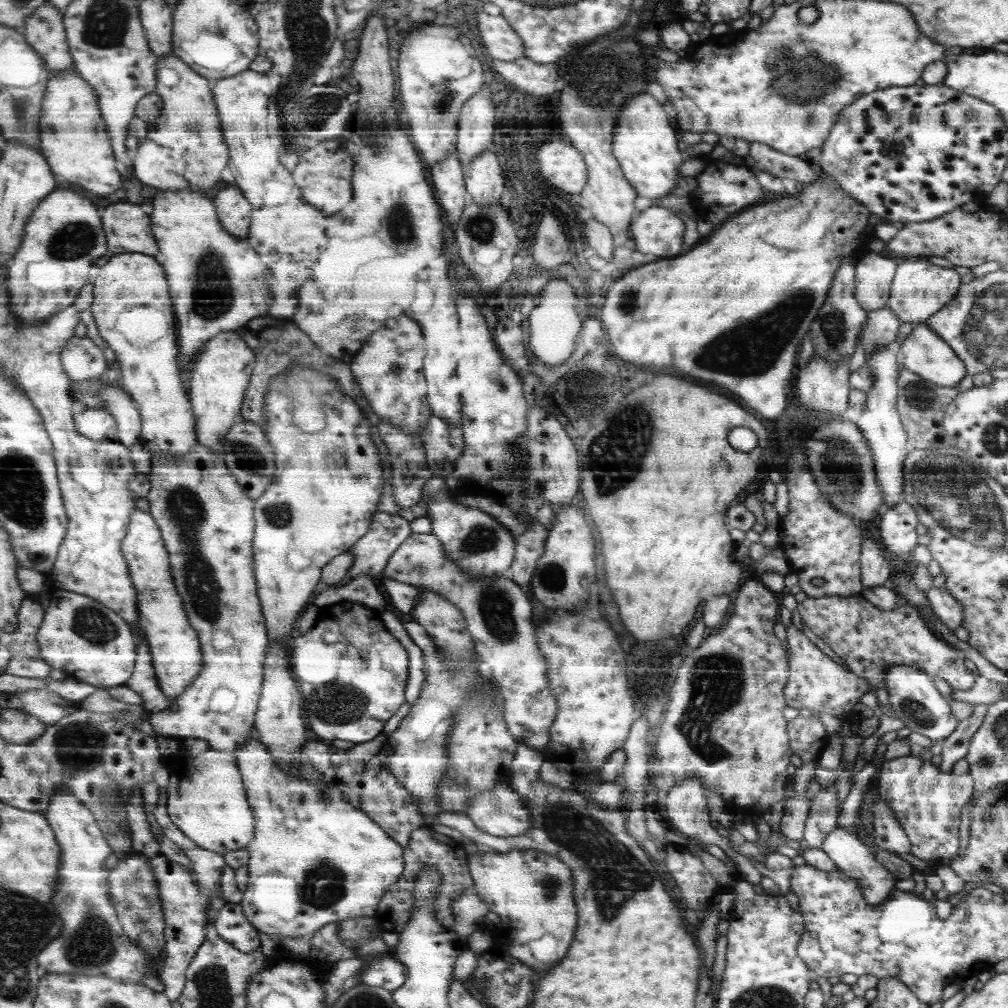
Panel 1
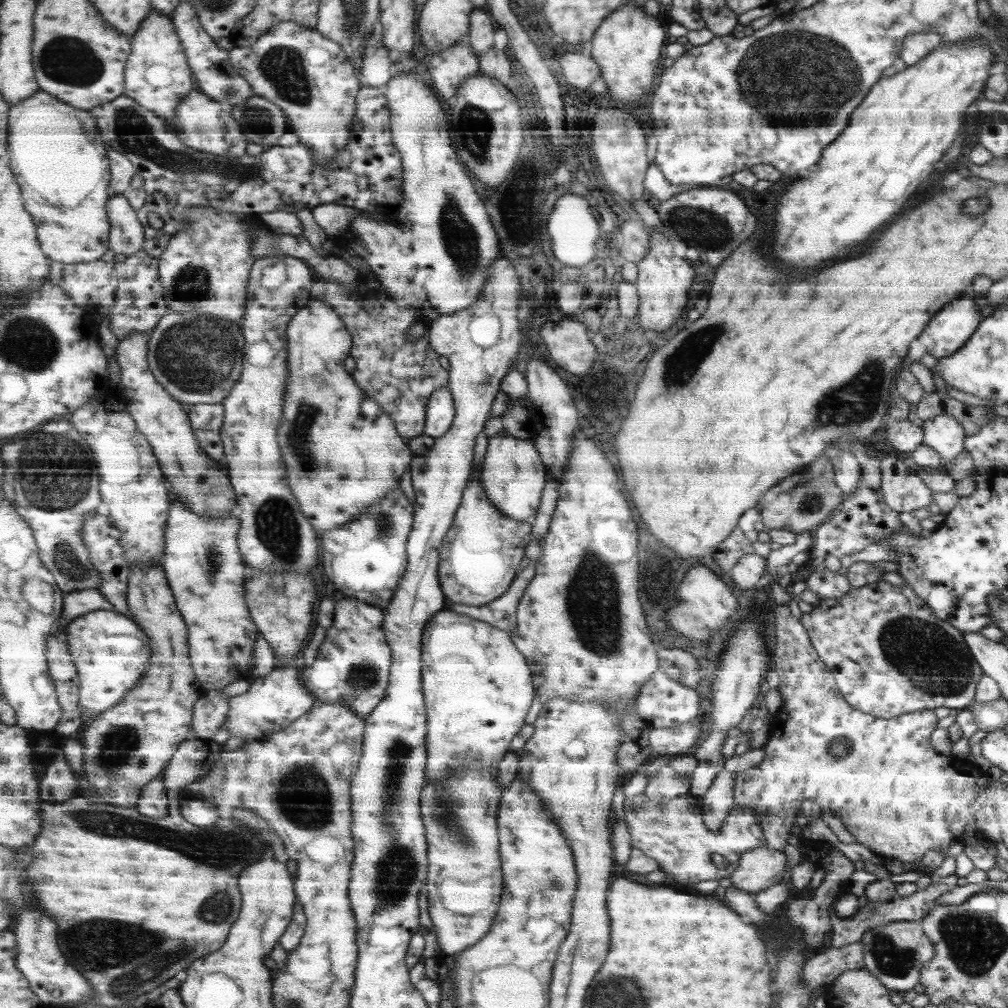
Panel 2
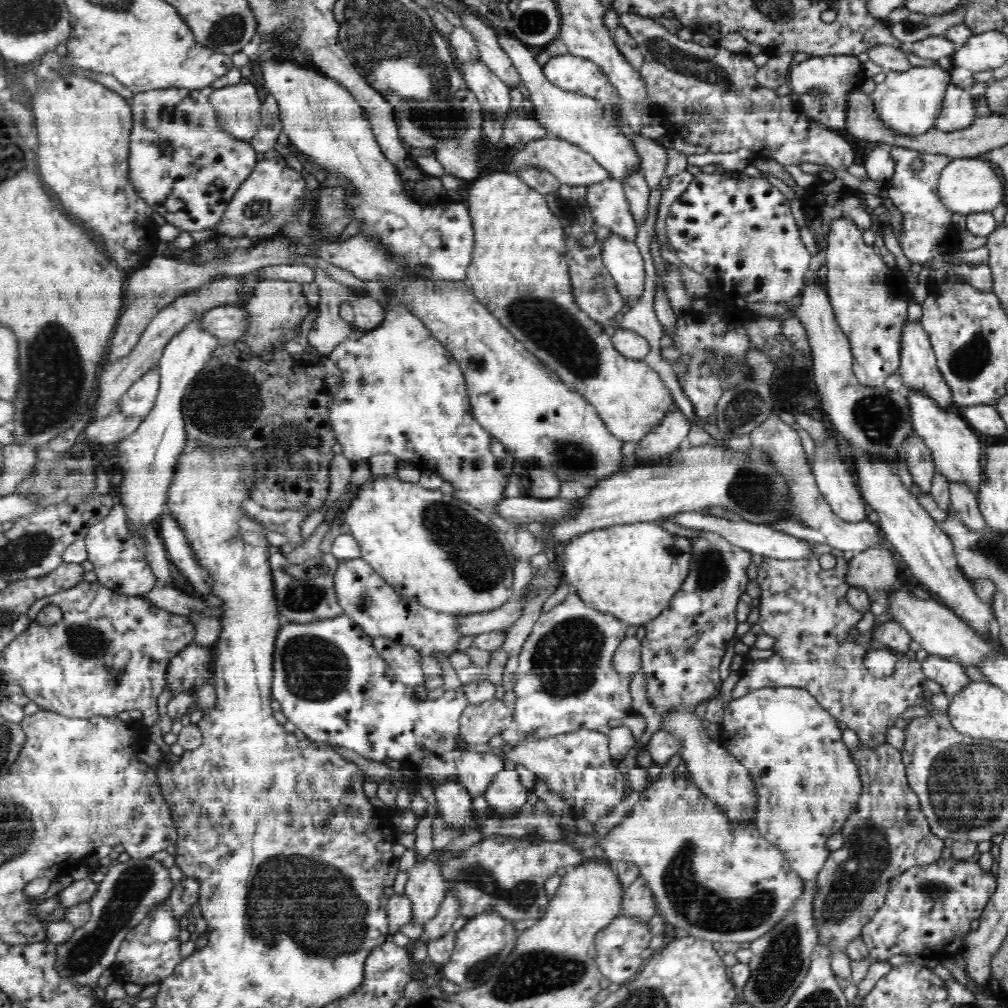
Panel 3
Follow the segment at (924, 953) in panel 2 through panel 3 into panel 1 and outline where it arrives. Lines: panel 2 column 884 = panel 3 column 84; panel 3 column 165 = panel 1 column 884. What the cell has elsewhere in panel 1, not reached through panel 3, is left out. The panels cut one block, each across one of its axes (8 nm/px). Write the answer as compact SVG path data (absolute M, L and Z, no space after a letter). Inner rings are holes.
M835 826L835 830L829 832L829 836L825 836L823 844L821 844L821 850L833 860L833 864L843 872L847 874L851 880L855 880L865 904L871 904L871 906L879 906L879 904L885 904L885 900L889 900L897 890L897 880L895 876L881 866L881 862L875 860L873 852L869 852L867 844L863 840L857 838L857 832L847 832L839 826Z

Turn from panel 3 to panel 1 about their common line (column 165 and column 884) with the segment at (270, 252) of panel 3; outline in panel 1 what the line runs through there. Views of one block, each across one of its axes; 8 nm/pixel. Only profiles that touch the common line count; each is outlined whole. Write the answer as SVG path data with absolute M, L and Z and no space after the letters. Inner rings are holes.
M867 254L855 262L855 302L861 310L873 312L887 308L891 280L897 270L897 258Z

